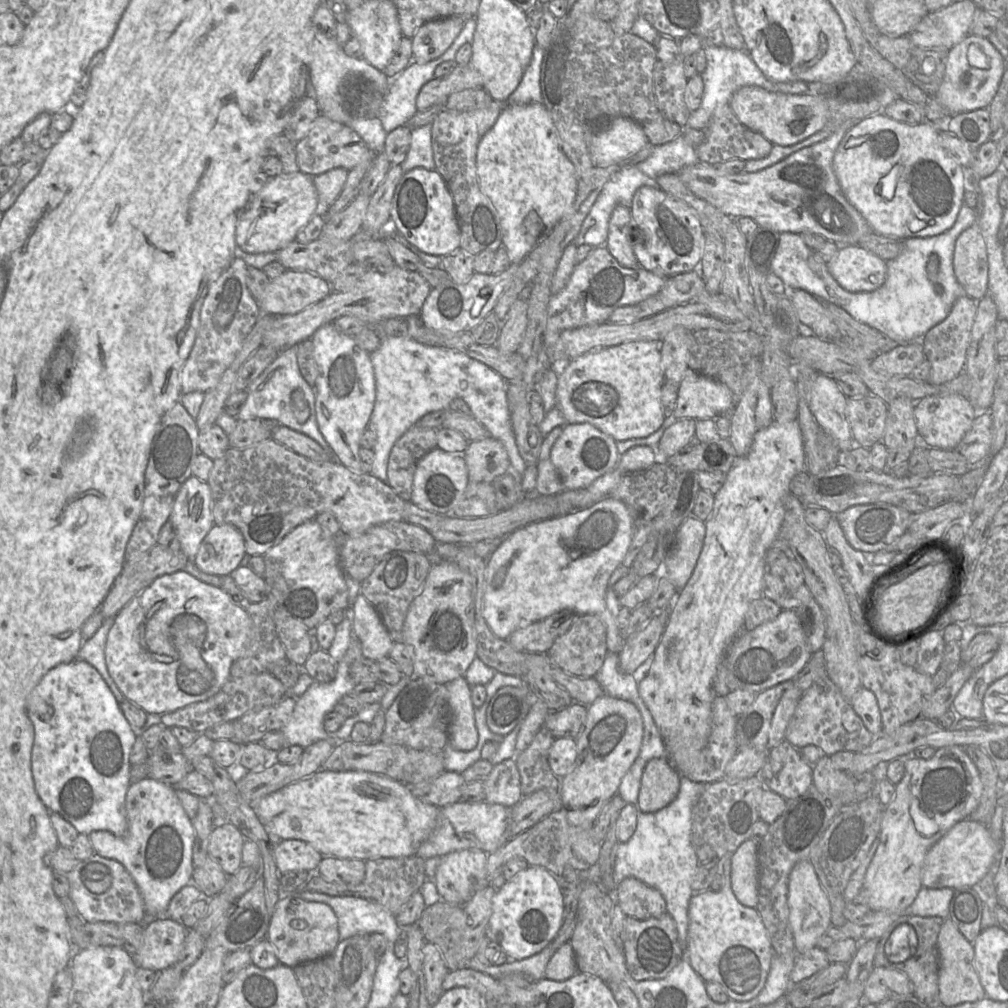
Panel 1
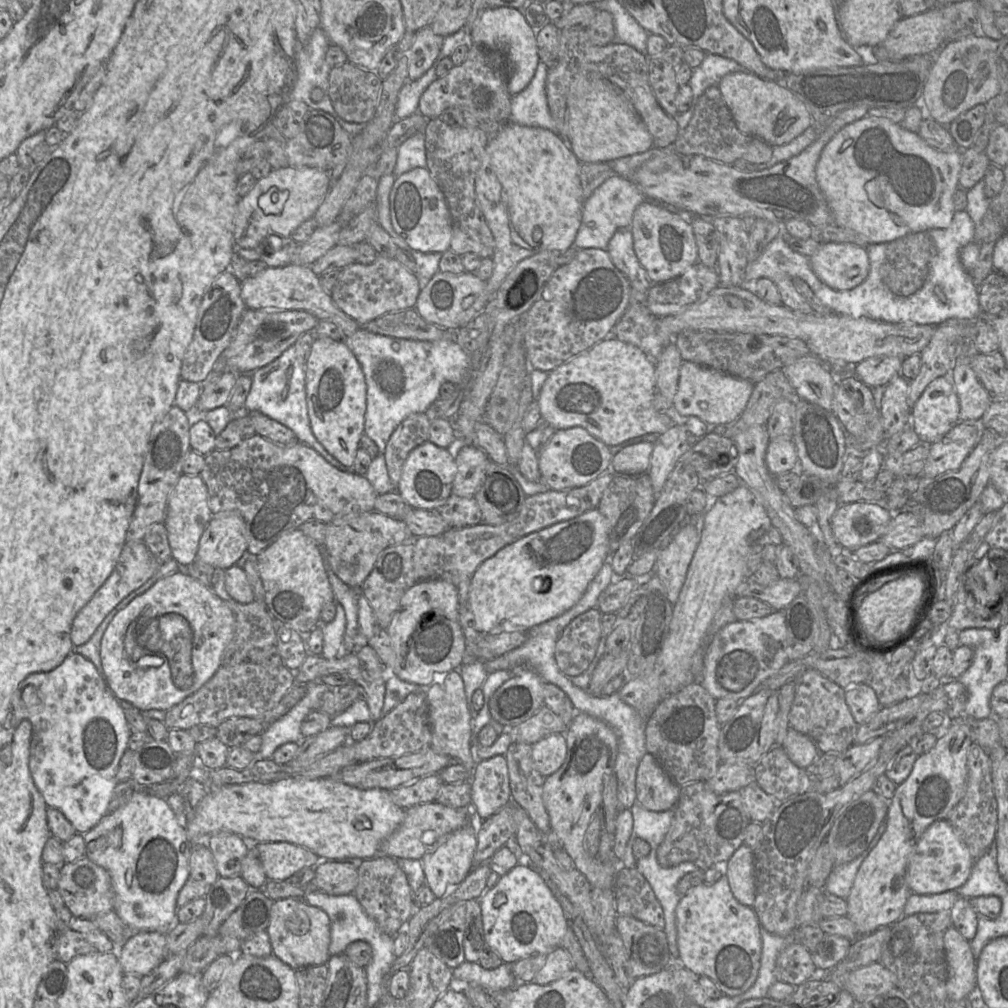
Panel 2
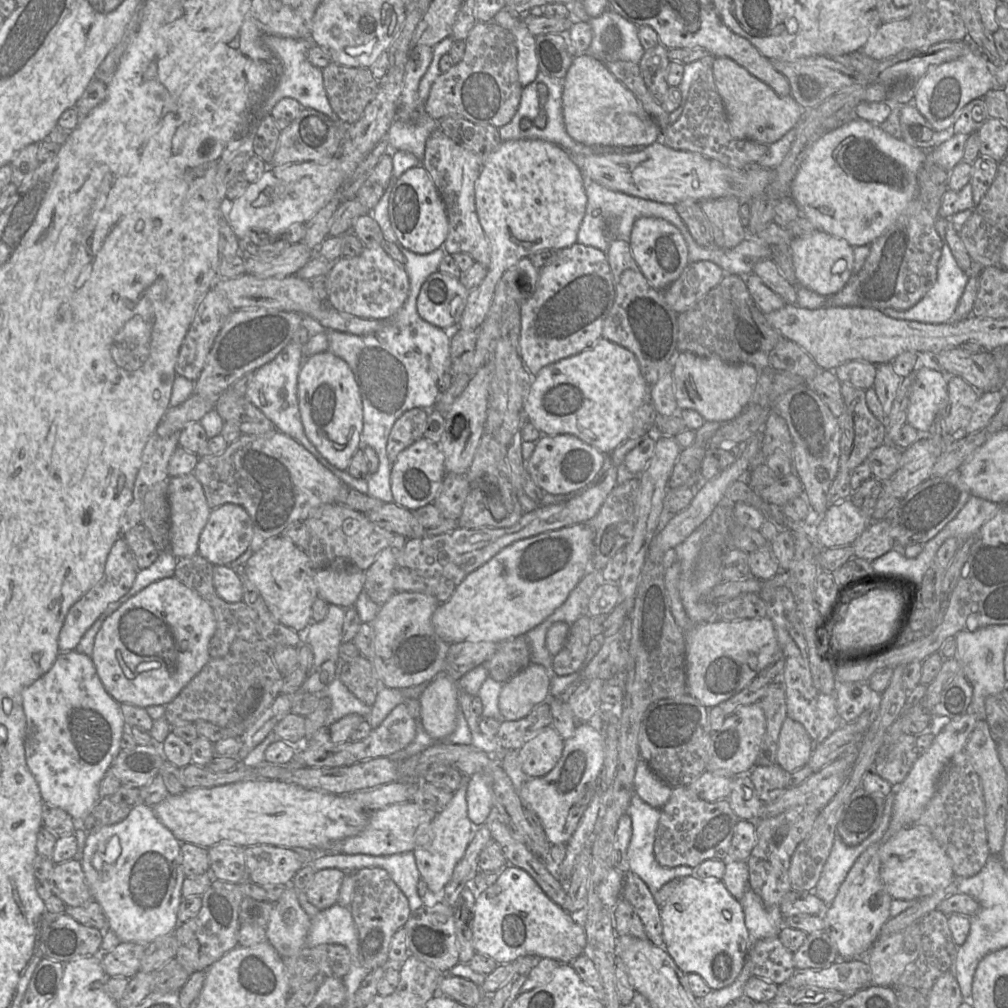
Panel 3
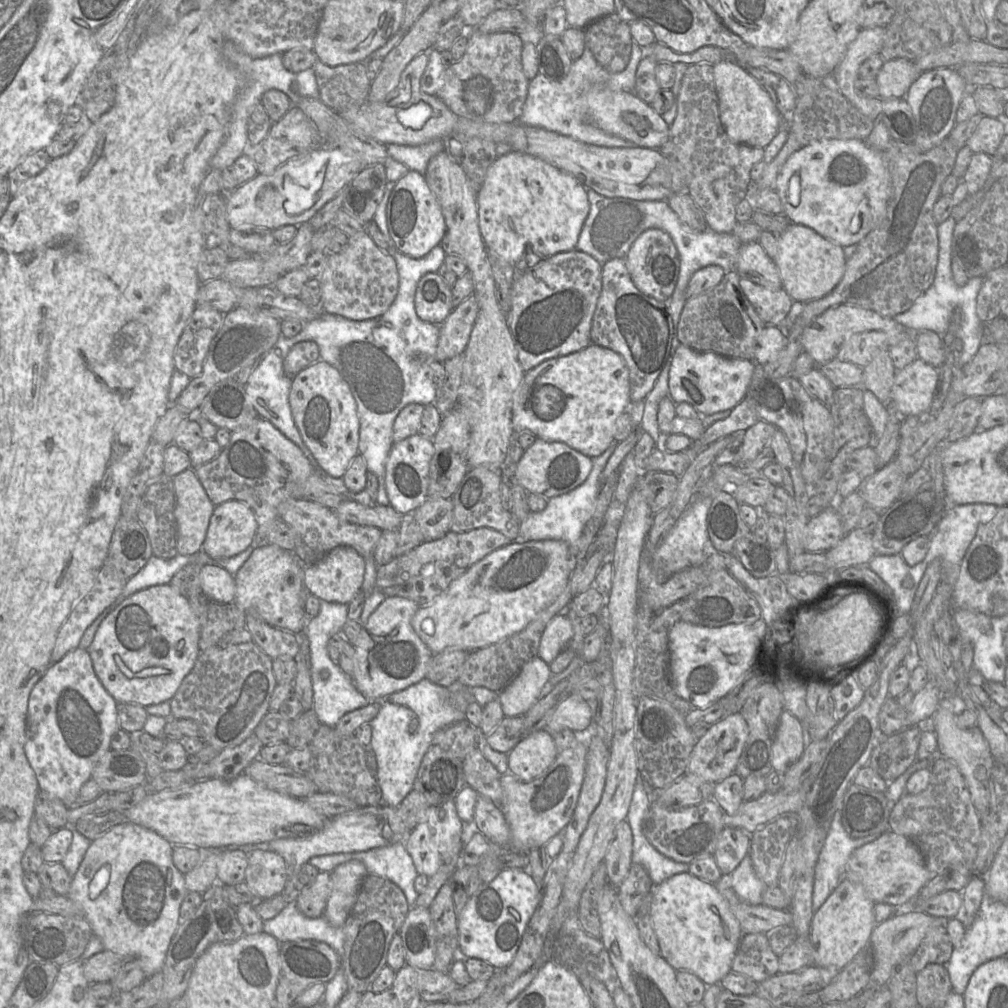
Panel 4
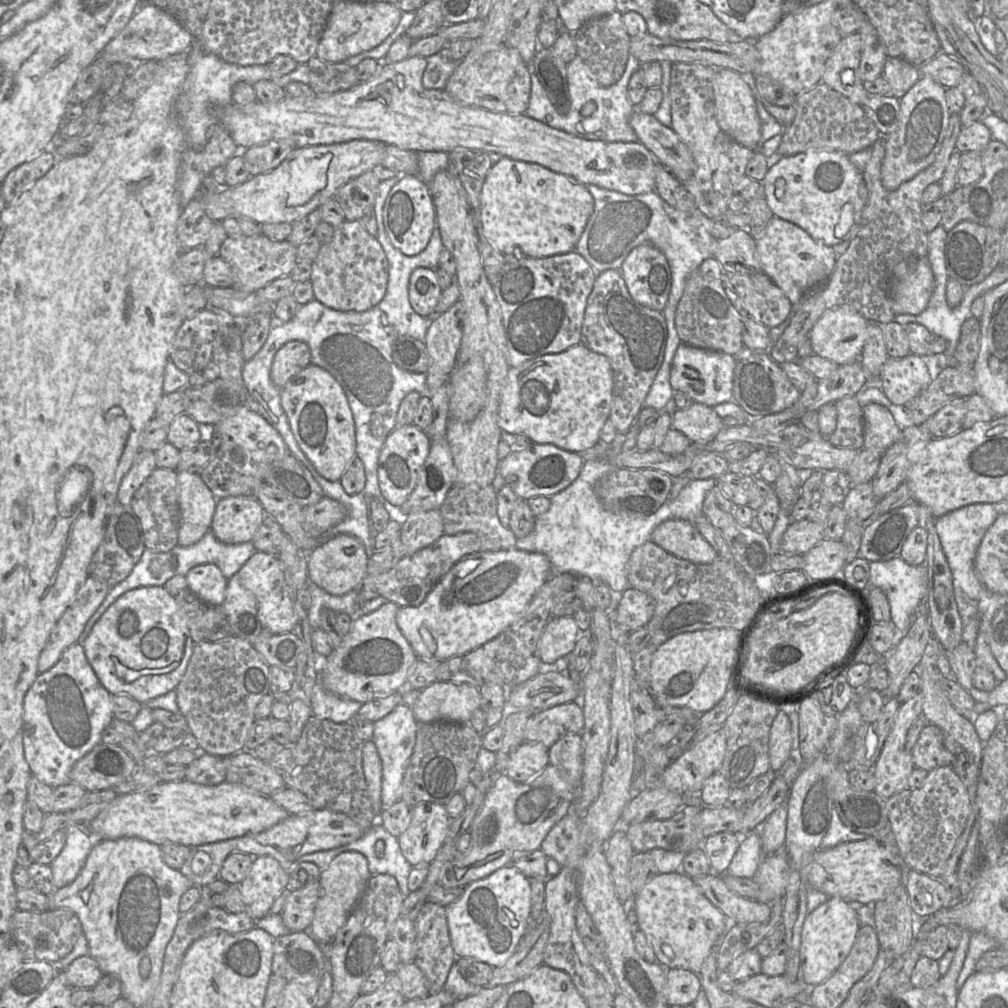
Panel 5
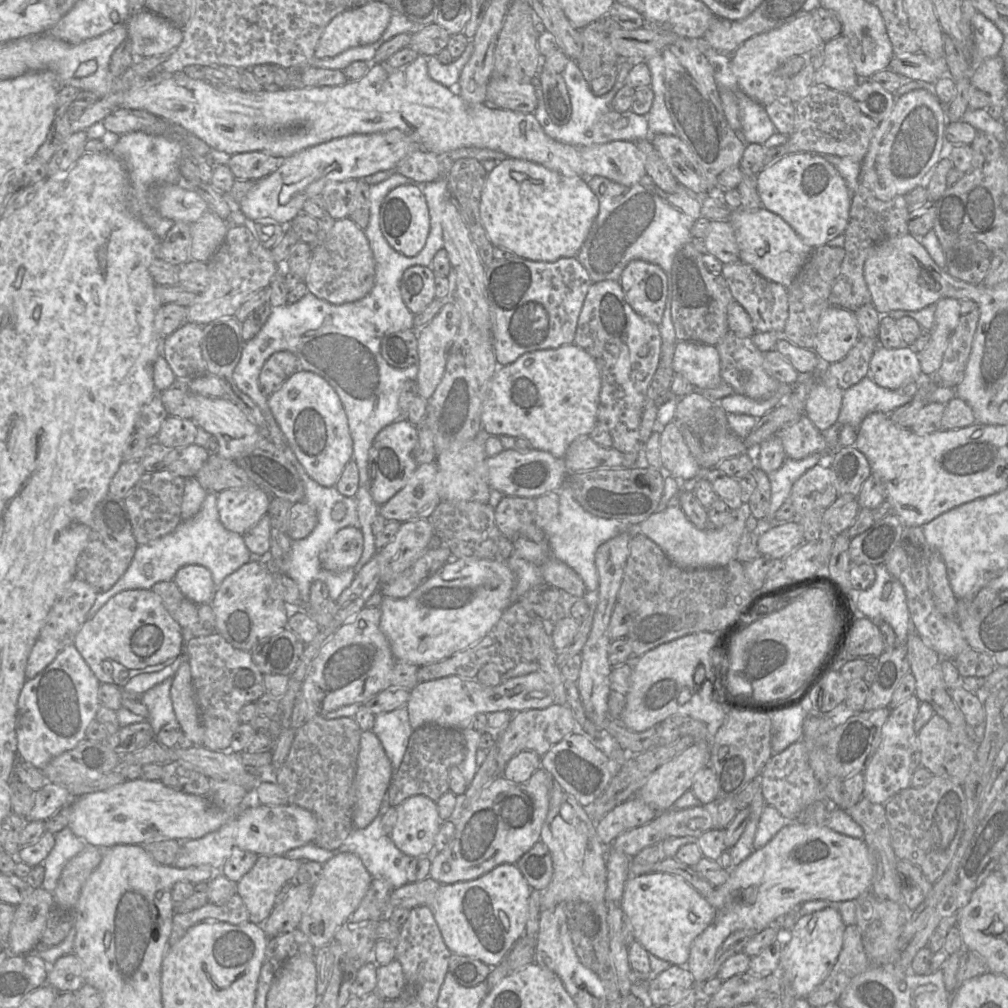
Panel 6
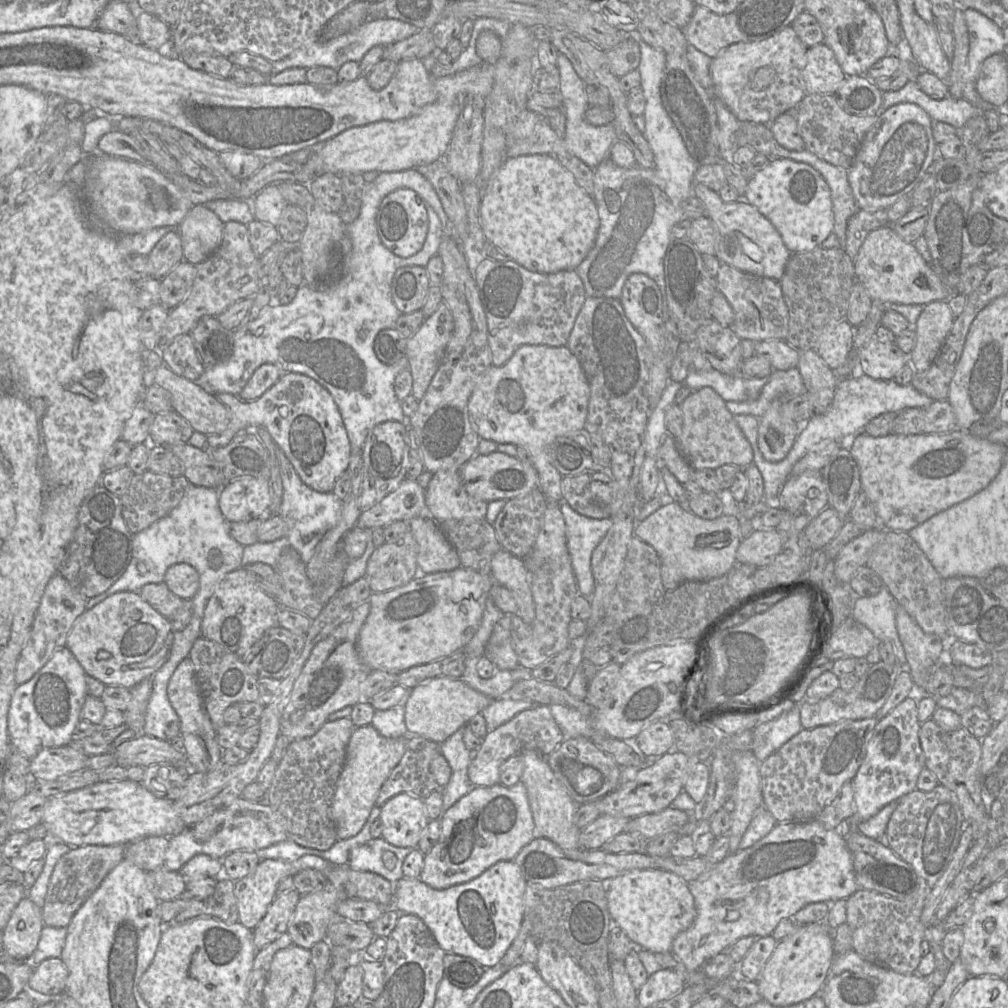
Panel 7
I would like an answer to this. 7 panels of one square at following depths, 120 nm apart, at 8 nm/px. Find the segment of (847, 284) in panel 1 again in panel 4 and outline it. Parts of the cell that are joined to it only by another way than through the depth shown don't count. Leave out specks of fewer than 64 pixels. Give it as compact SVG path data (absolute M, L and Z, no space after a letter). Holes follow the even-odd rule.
M790 223L781 233L778 253L773 260L782 288L793 301L809 302L824 297L841 281L846 266L843 247L825 239L811 228Z

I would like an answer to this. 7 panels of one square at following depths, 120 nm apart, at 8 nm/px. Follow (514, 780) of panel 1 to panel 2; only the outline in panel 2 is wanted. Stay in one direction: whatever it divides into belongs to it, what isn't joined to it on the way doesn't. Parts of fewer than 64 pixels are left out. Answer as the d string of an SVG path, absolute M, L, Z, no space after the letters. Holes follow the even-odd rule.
M497 755L481 760L471 775L471 805L476 821L484 821L512 801L506 758Z

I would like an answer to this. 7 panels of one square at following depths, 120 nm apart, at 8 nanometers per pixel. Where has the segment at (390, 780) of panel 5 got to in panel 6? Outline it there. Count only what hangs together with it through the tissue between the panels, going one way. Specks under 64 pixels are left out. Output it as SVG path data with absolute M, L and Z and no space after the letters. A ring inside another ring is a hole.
M401 706L393 711L375 716L371 731L380 740L392 766L392 775L398 770L413 731L409 723L408 711Z

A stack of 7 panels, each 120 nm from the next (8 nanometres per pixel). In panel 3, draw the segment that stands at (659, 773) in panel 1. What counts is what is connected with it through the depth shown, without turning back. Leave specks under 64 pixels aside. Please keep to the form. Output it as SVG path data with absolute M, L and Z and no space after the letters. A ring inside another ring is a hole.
M639 759L635 768L633 794L653 808L661 809L669 800L672 788L661 780L643 759Z

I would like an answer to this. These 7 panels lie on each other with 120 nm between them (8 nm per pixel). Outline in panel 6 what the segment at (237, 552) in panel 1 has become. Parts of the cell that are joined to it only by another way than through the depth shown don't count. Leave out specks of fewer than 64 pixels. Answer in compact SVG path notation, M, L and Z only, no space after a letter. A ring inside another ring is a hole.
M259 487L231 488L217 494L217 510L223 526L245 534L268 514L271 496Z

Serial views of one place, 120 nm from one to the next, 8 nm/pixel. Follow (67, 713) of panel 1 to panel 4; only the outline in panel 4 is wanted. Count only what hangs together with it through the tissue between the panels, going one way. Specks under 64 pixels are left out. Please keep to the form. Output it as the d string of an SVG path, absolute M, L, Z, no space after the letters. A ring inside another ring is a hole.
M77 647L76 649L68 652L61 660L51 665L46 670L45 674L35 684L30 692L28 699L28 712L26 719L26 742L25 742L25 754L30 763L38 781L39 791L43 791L60 801L62 801L68 808L77 805L77 797L82 785L92 778L92 772L101 759L101 757L108 752L110 747L111 738L114 733L120 729L117 715L117 702L103 687L98 679L92 660L87 650Z

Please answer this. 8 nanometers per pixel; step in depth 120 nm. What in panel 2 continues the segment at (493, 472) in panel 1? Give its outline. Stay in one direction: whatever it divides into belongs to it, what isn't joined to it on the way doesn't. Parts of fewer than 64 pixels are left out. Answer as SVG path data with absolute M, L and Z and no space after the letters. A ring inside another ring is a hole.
M465 444L455 454L457 472L452 484L452 495L473 498L485 478L487 454L475 445Z

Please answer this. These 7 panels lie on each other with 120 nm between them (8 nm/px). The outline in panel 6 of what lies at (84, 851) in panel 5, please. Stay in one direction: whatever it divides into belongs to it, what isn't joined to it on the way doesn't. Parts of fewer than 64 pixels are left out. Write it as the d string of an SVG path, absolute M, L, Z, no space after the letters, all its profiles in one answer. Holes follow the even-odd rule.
M68 827L56 833L54 847L42 863L45 876L40 888L52 893L67 862L82 852L86 846L89 845L78 838Z

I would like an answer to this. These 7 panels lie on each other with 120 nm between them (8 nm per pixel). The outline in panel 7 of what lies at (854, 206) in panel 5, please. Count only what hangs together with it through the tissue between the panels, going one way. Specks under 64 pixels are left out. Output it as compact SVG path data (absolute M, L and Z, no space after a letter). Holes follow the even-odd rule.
M786 158L772 160L748 180L741 199L754 206L772 223L792 254L820 247L833 232L830 189L822 175L808 164Z

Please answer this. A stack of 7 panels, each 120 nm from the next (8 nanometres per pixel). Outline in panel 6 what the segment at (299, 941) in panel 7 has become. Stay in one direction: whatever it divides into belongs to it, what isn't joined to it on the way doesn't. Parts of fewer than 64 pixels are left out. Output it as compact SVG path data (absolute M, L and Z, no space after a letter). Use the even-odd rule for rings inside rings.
M336 853L322 865L321 876L313 886L309 907L298 927L316 949L329 945L336 931L361 903L371 881L361 859L353 853Z

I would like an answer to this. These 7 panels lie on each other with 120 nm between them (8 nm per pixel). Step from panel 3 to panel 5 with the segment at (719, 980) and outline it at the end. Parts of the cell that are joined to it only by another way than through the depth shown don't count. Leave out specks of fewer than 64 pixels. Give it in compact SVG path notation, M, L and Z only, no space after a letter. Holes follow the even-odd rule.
M682 871L656 874L633 896L632 905L637 914L639 930L645 934L657 960L669 969L689 970L699 974L703 961L727 927L724 914L710 902L693 879Z

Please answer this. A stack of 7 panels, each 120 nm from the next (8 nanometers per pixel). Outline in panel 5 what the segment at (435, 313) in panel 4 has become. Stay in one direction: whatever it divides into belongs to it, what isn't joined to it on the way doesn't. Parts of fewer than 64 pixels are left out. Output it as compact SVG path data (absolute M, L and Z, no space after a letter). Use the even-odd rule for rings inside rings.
M415 269L409 280L409 301L414 311L424 318L433 315L443 289L440 287L435 269Z

